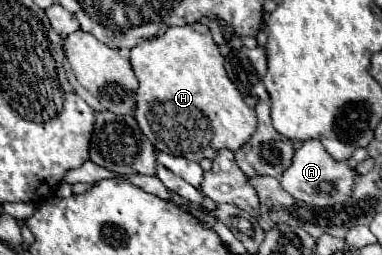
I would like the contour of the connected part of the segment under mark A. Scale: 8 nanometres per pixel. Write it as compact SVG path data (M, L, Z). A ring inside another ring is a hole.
M305 141L295 149L291 165L281 175L281 185L287 193L291 193L295 199L303 203L331 207L331 205L341 205L351 197L355 177L357 173L345 161L341 163L333 161L333 157L329 157L329 153L319 141Z

